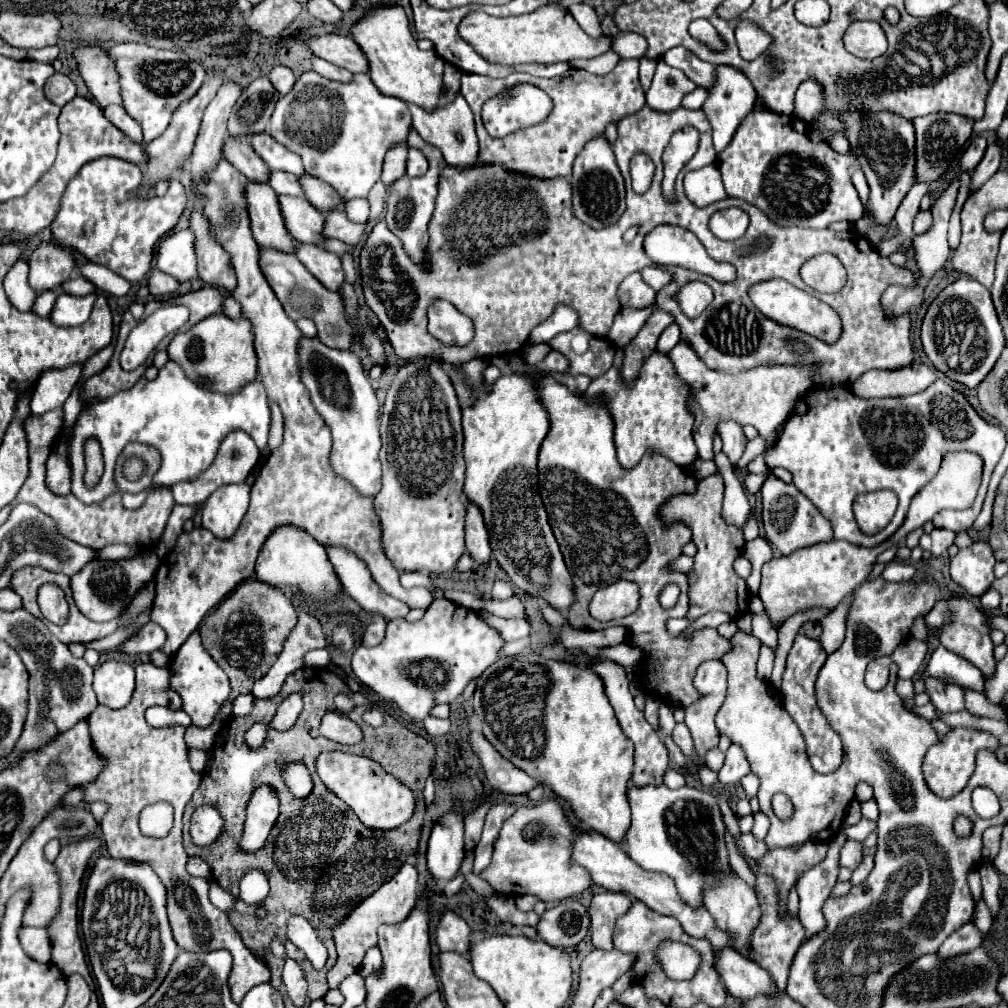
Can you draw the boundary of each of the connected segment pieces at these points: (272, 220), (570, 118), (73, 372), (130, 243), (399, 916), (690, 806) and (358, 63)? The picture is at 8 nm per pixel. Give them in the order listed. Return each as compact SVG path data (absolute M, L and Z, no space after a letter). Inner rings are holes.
M248 180L244 190L244 200L248 204L250 228L254 240L266 248L294 252L298 242L292 240L284 228L276 192L272 192L268 184L256 184L254 180Z
M620 60L618 66L606 76L596 76L586 70L570 70L564 78L536 78L530 74L510 74L504 80L478 76L478 74L462 74L460 82L462 82L460 92L470 104L474 112L474 120L476 120L476 134L480 140L478 166L502 164L506 168L515 168L514 172L526 172L540 178L570 176L576 154L592 136L604 134L604 126L608 122L618 122L620 118L640 110L646 104L644 92L638 82L638 60ZM520 82L536 84L538 88L542 88L552 98L554 110L544 122L536 126L520 128L504 138L490 136L480 118L480 108L484 100L500 94L506 86L514 86Z
M72 364L62 370L44 372L32 392L32 400L30 400L32 414L40 416L40 414L60 408L66 402L66 398L70 396L74 384L78 382L80 372L82 372L80 364Z
M96 158L84 164L68 182L56 220L50 224L54 240L62 246L76 248L90 262L110 268L132 284L144 282L152 266L154 246L176 226L186 206L186 192L178 180L172 180L162 198L138 200L134 198L138 184L140 168L122 158Z
M406 862L392 880L382 884L372 896L364 898L356 908L352 908L352 914L348 914L340 924L336 924L332 928L332 938L336 944L338 958L336 958L336 964L328 972L328 986L330 988L338 988L342 978L346 978L348 974L352 974L360 968L366 950L376 944L378 926L382 926L384 922L404 922L408 918L408 914L412 912L412 908L418 902L416 880L418 880L416 868Z
M662 786L630 788L632 826L622 842L628 856L648 872L668 874L684 904L692 908L704 906L704 888L716 886L724 876L732 874L726 848L726 826L718 800L708 790L692 790L688 786L670 790Z
M318 34L308 38L306 46L312 50L314 56L324 58L340 68L346 68L350 72L368 72L366 56L350 36Z

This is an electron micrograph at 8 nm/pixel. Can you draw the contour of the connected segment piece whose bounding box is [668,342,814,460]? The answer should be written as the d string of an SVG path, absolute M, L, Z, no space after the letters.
M678 342L670 352L668 358L672 360L676 372L680 378L684 378L694 396L694 408L696 414L694 422L694 442L698 446L698 456L702 460L712 460L712 430L708 430L708 424L720 424L720 420L736 420L736 424L746 426L752 424L758 428L760 434L768 436L768 444L774 444L774 428L784 422L792 408L796 406L796 400L804 396L804 392L810 388L810 376L814 374L814 368L798 368L798 366L760 366L746 370L738 376L722 374L716 370L710 370L688 344Z

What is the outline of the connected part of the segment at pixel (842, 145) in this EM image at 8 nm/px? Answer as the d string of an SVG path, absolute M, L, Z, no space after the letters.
M824 134L824 136L830 138L830 146L832 146L836 152L840 152L840 154L850 154L850 152L852 152L846 136L830 136L830 134Z

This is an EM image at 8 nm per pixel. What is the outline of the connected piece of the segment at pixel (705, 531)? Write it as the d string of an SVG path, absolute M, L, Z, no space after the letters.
M710 474L708 478L696 482L696 492L686 492L684 496L672 496L672 500L668 500L664 508L660 508L660 518L666 525L676 524L676 520L680 520L688 524L688 528L692 528L692 542L698 548L694 556L694 572L688 574L690 582L690 592L688 592L690 610L686 616L688 620L696 620L706 612L714 610L726 612L730 620L736 620L748 610L748 598L750 598L748 586L732 568L734 560L742 554L744 538L742 530L722 520L720 516L722 500L724 500L724 480L720 474Z

